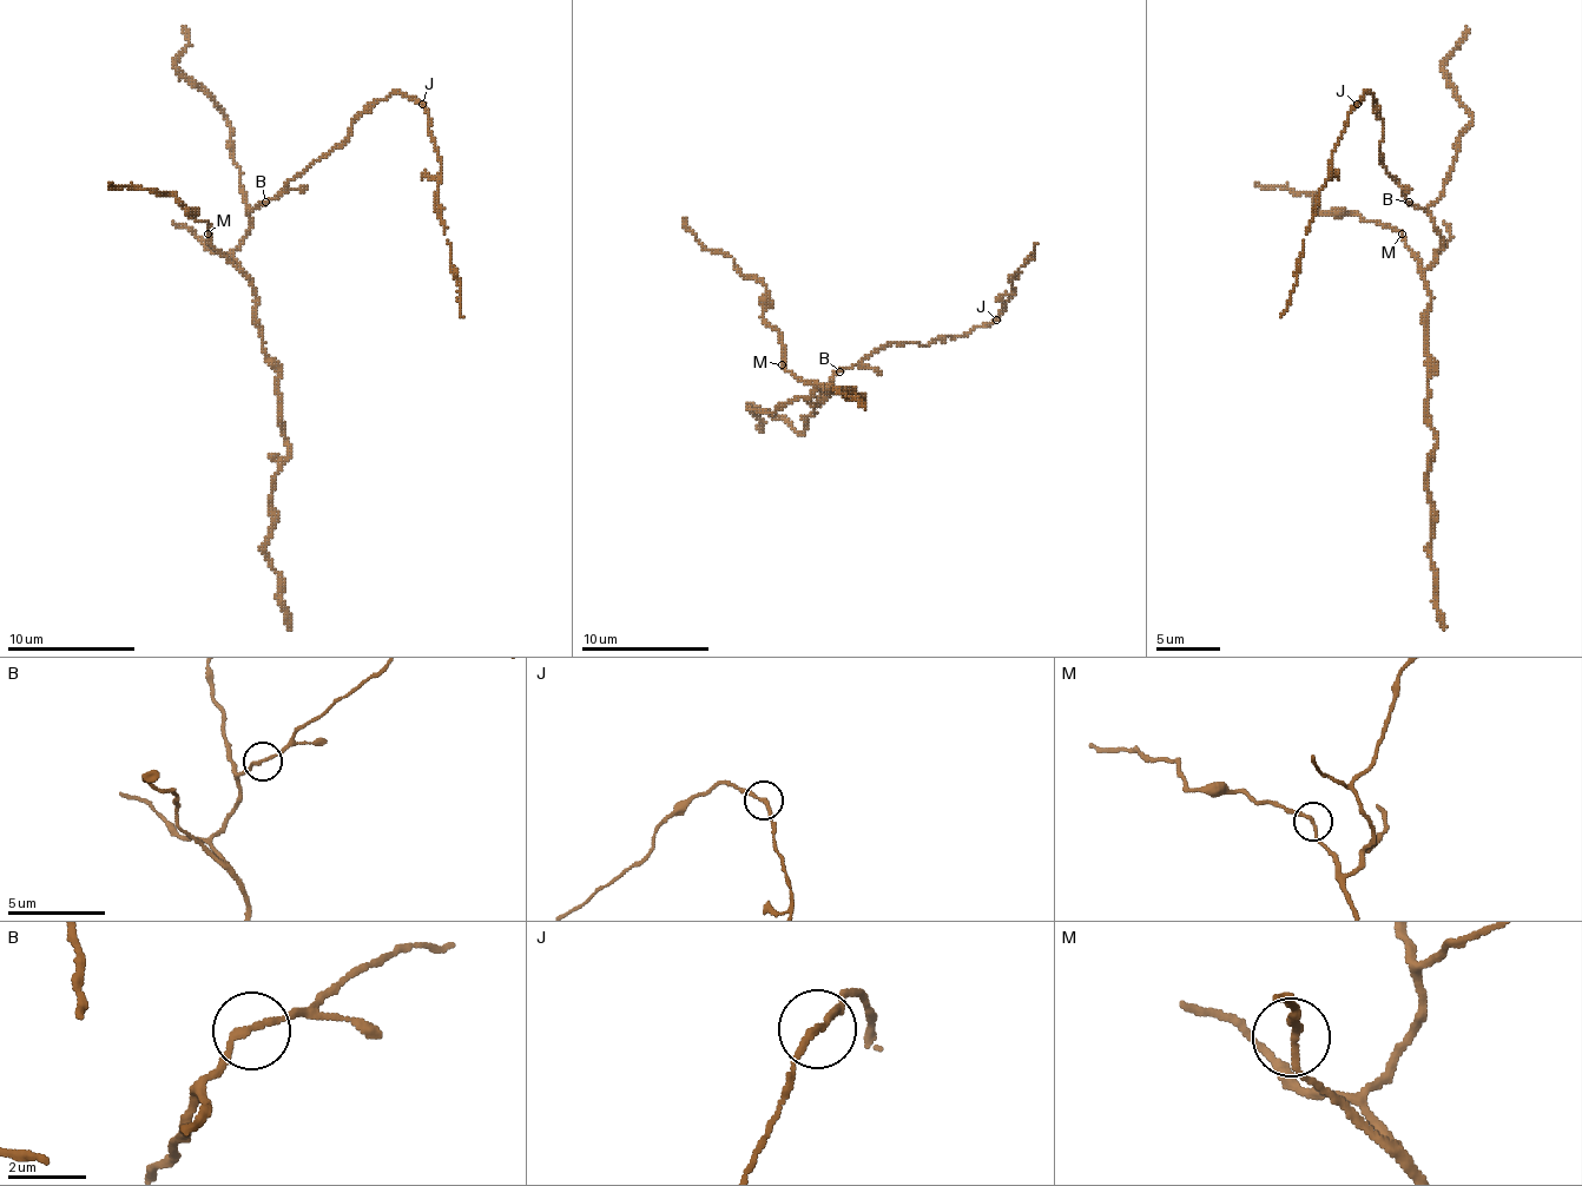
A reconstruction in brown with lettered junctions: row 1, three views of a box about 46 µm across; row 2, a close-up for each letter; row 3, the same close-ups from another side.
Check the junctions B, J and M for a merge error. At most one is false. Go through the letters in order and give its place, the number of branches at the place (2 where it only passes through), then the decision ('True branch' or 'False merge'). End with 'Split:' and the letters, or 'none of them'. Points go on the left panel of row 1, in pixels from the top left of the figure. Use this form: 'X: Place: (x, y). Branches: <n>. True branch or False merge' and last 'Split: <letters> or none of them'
B: Place: (265, 202). Branches: 2. True branch
J: Place: (422, 104). Branches: 2. True branch
M: Place: (208, 234). Branches: 2. True branch
Split: none of them

